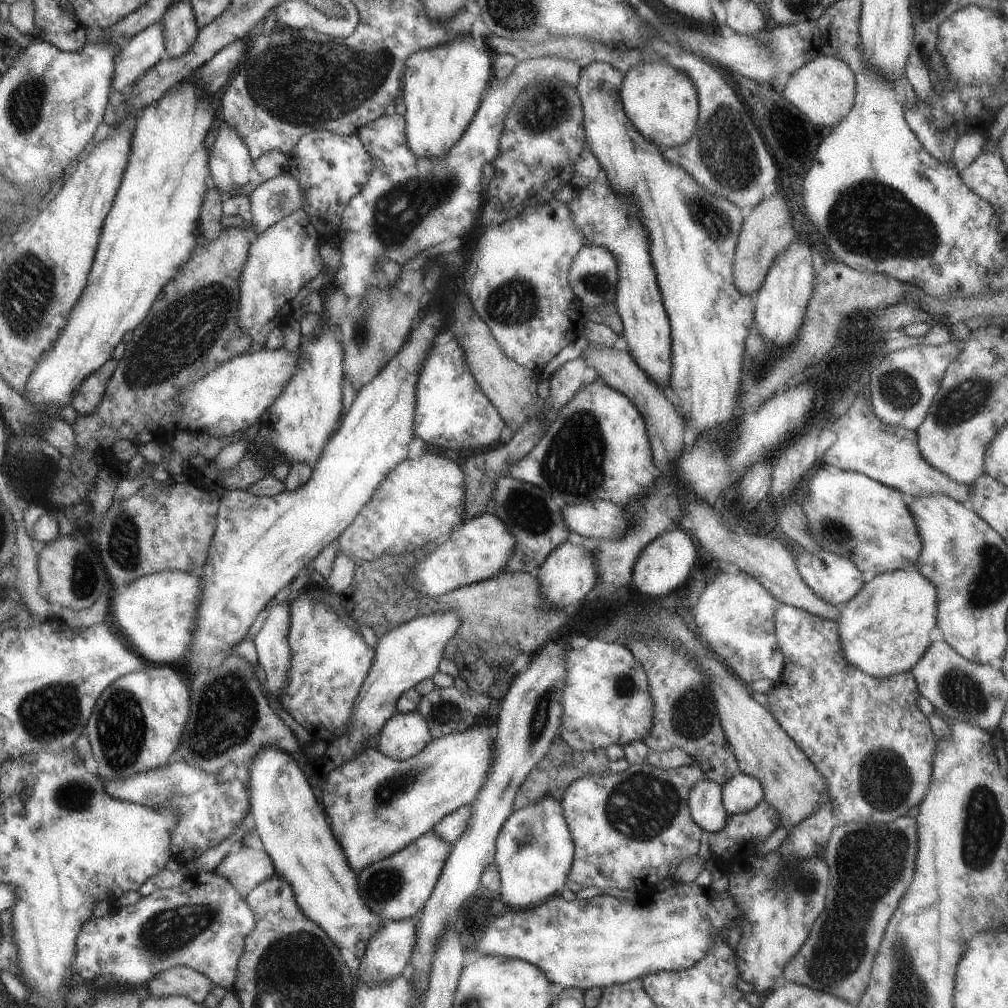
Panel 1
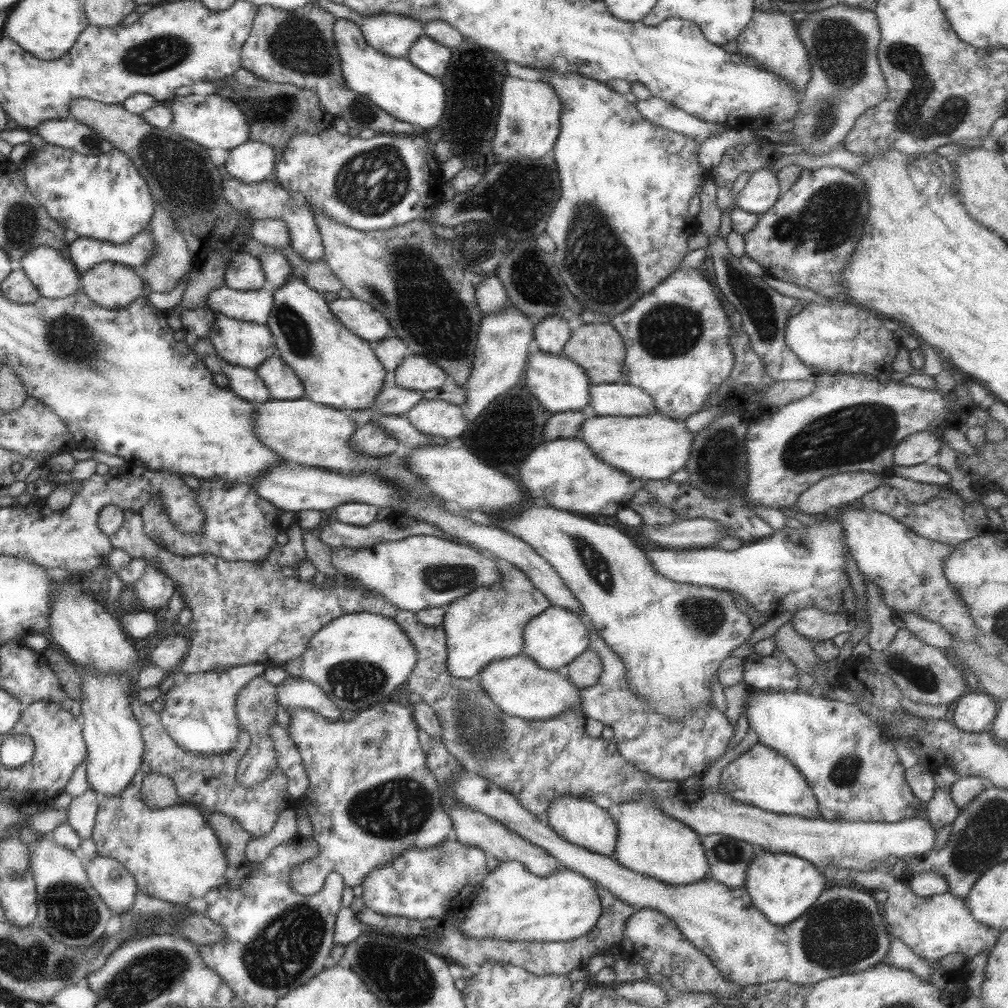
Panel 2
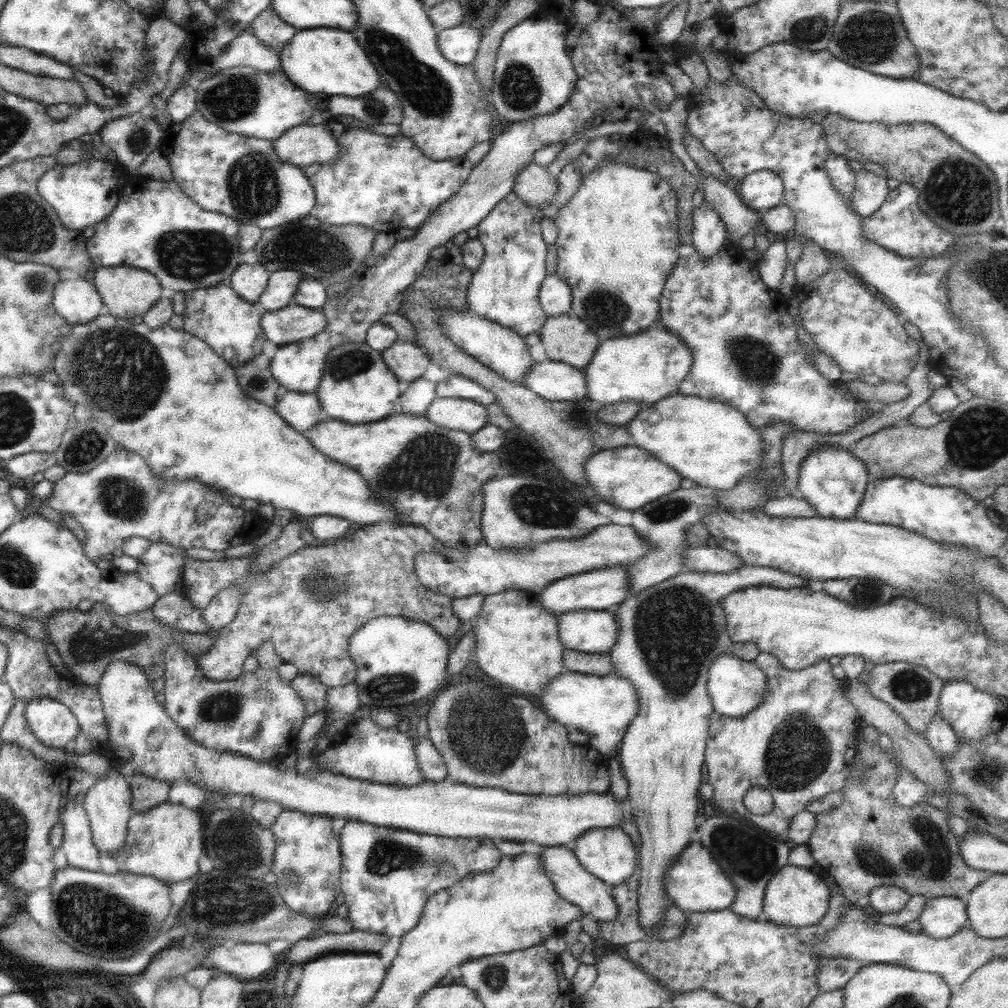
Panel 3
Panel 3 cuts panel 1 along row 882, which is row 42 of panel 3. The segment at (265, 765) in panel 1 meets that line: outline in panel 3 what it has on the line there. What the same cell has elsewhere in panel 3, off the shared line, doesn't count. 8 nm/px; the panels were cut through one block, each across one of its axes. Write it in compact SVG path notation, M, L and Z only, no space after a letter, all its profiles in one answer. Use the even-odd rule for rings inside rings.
M317 28L297 31L280 56L284 77L309 93L358 98L384 87L375 64L358 44L353 32L347 30Z

